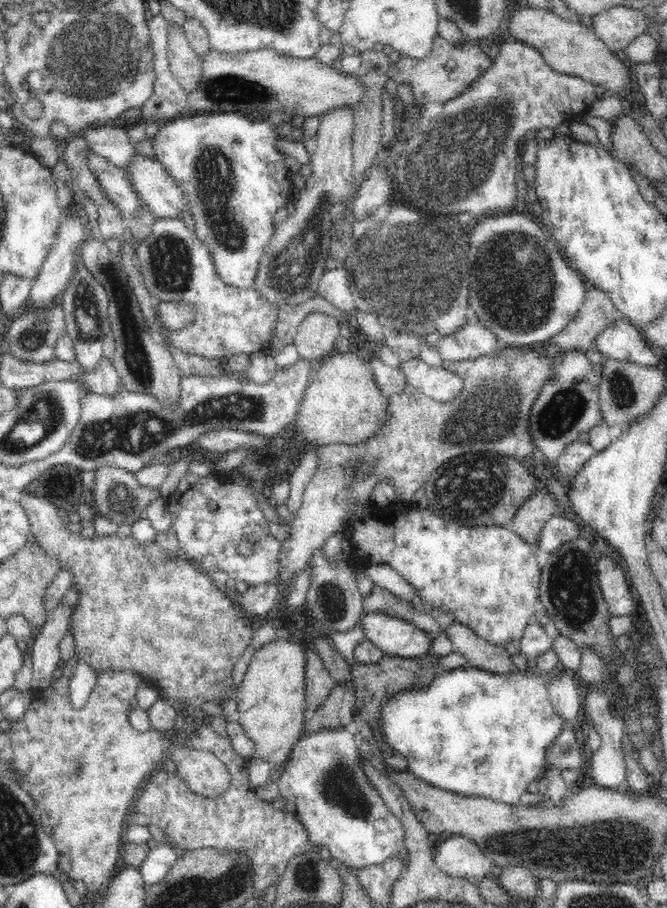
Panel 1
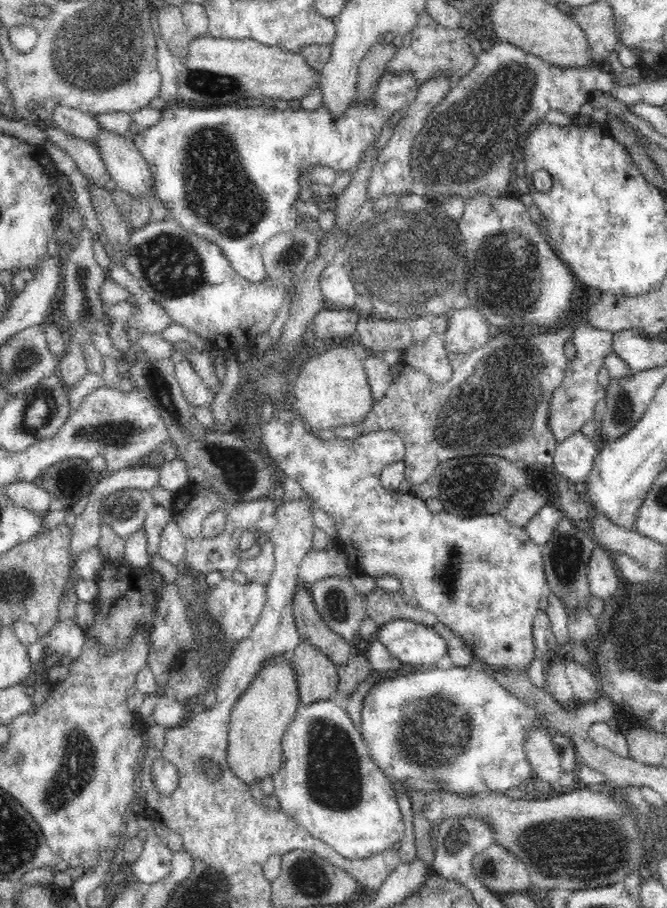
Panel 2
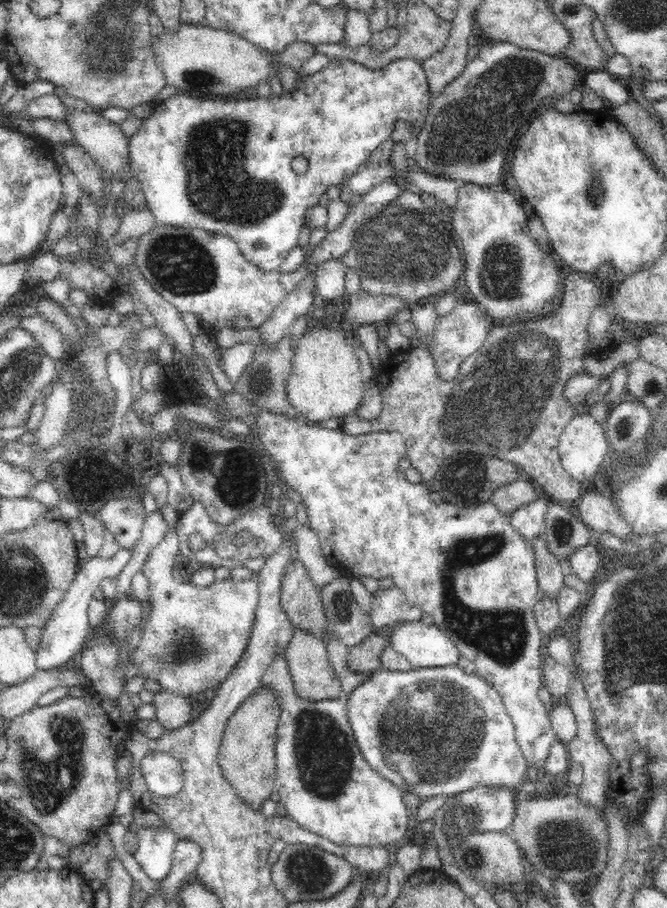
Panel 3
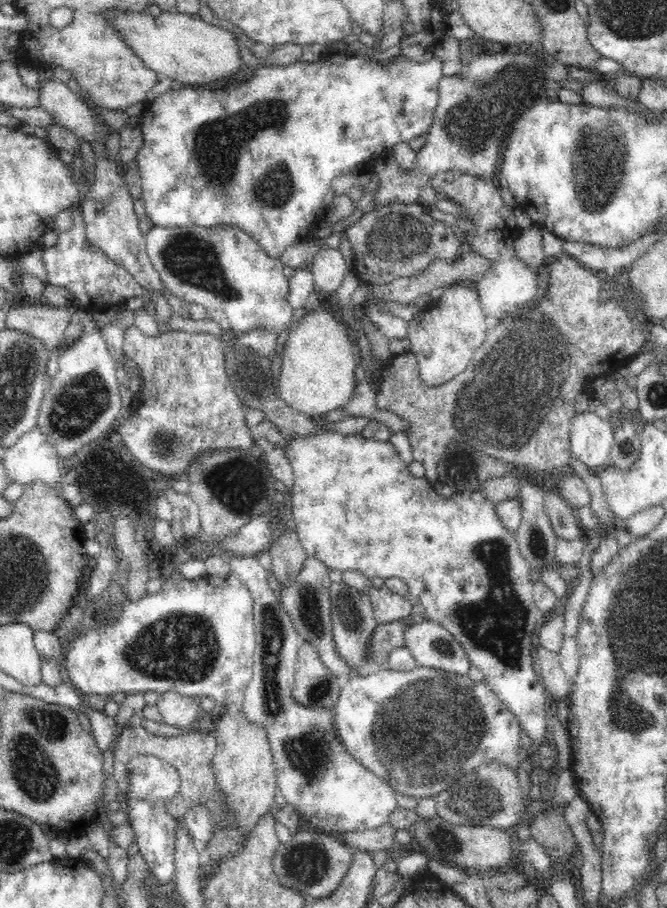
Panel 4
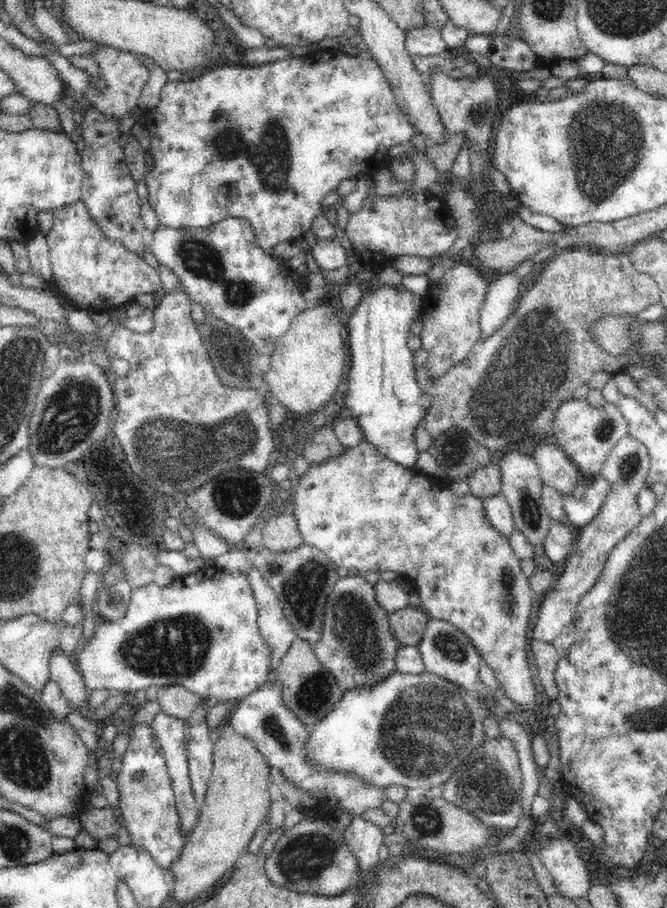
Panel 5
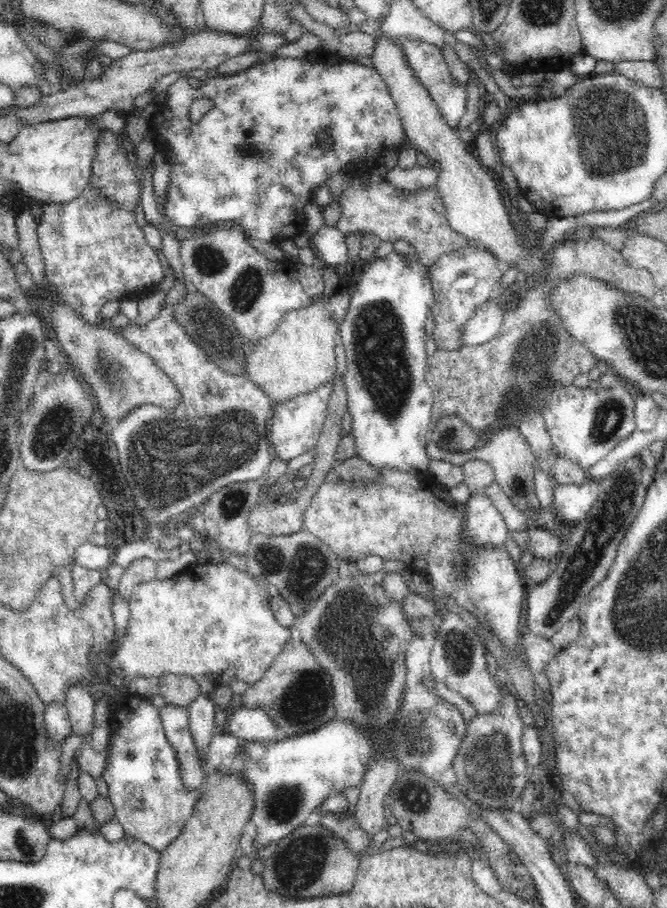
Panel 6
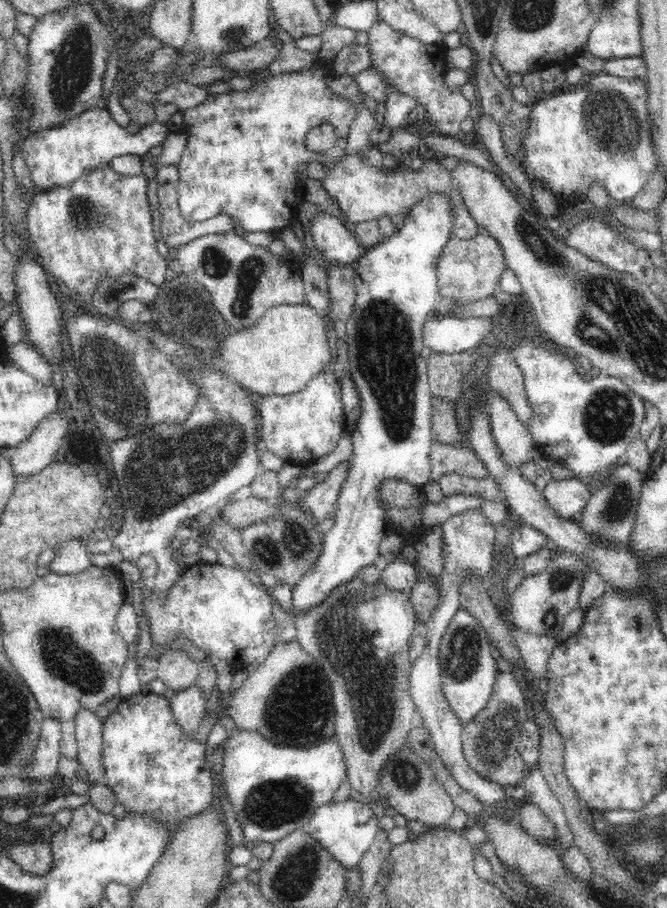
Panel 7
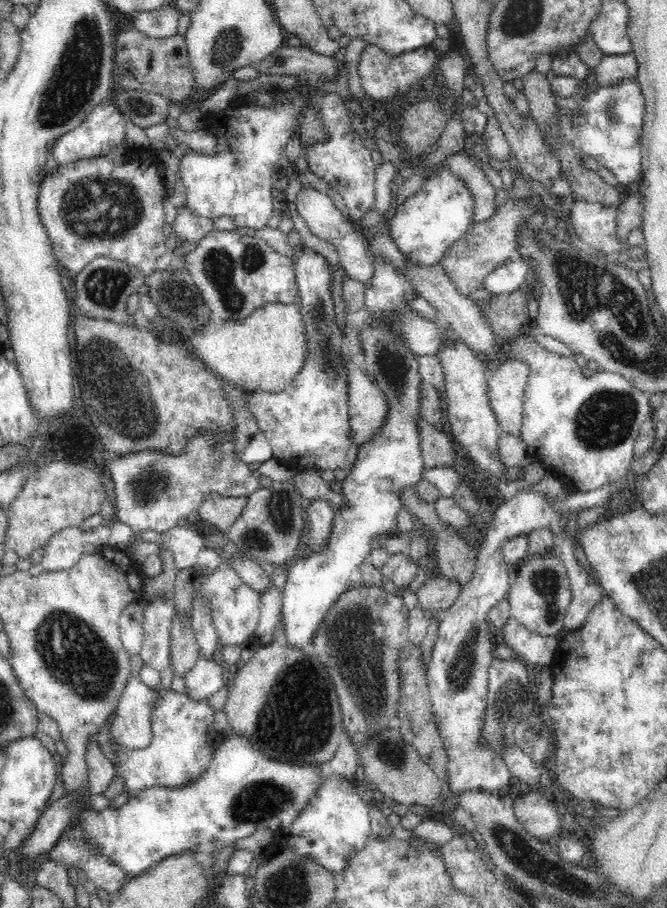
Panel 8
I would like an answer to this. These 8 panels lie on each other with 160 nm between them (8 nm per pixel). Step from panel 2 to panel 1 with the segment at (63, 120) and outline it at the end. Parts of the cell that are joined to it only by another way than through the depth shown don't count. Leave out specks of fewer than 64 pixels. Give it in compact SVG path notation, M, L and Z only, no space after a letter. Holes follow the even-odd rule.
M95 123L74 130L70 135L86 139L95 154L124 171L124 168L128 168L128 164L132 164L132 160L138 156L136 146L126 133L127 130L123 128Z

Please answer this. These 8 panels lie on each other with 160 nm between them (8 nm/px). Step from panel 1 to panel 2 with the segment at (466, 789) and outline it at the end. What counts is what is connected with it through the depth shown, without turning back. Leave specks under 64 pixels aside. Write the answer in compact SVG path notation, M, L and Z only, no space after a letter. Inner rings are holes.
M437 666L430 668L420 668L412 670L406 675L396 675L393 678L384 678L380 682L376 682L368 690L368 694L364 696L364 706L362 706L362 736L372 760L376 766L384 774L392 780L400 780L406 787L412 787L420 791L446 791L449 793L460 793L461 795L474 795L485 793L500 793L503 794L511 788L524 787L525 783L533 779L532 765L526 757L524 751L524 740L526 740L526 732L532 726L546 725L546 719L540 718L534 707L526 705L512 693L508 692L494 677L486 673L486 670L481 670L475 667L456 667L450 669L439 669Z

